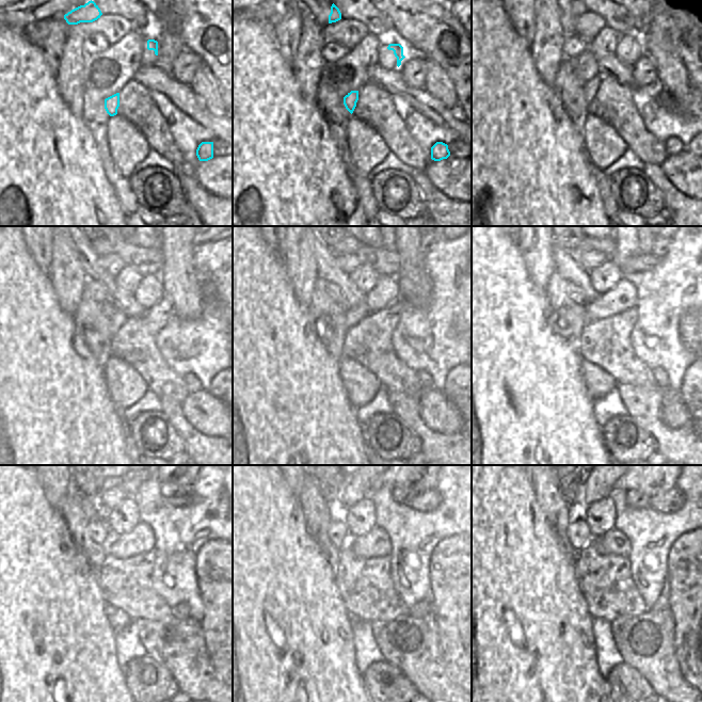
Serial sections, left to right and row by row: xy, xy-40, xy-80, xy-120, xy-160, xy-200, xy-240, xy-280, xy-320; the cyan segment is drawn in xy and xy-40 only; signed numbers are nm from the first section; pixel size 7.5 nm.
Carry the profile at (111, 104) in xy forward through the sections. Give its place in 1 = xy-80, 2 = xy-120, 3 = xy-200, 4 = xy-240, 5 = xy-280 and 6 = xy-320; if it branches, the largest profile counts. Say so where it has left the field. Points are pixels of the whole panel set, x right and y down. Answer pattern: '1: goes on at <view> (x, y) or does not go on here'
1: goes on at xy-80 (591, 86)
2: goes on at xy-120 (117, 319)
3: goes on at xy-200 (609, 304)
4: goes on at xy-240 (140, 540)
5: goes on at xy-280 (376, 543)
6: goes on at xy-320 (612, 543)

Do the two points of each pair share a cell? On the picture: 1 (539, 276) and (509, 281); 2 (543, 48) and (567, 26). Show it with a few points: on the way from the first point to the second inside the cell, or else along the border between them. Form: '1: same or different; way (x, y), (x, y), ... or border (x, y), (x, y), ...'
1: different; border (521, 254), (529, 276), (544, 290)
2: different; border (554, 11), (564, 38)

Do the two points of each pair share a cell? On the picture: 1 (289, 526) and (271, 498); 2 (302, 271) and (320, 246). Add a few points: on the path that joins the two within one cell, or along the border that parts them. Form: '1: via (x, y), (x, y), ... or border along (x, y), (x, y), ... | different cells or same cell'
1: via (283, 520), (271, 508), (271, 505) | same cell
2: border along (310, 237), (318, 277) | different cells

